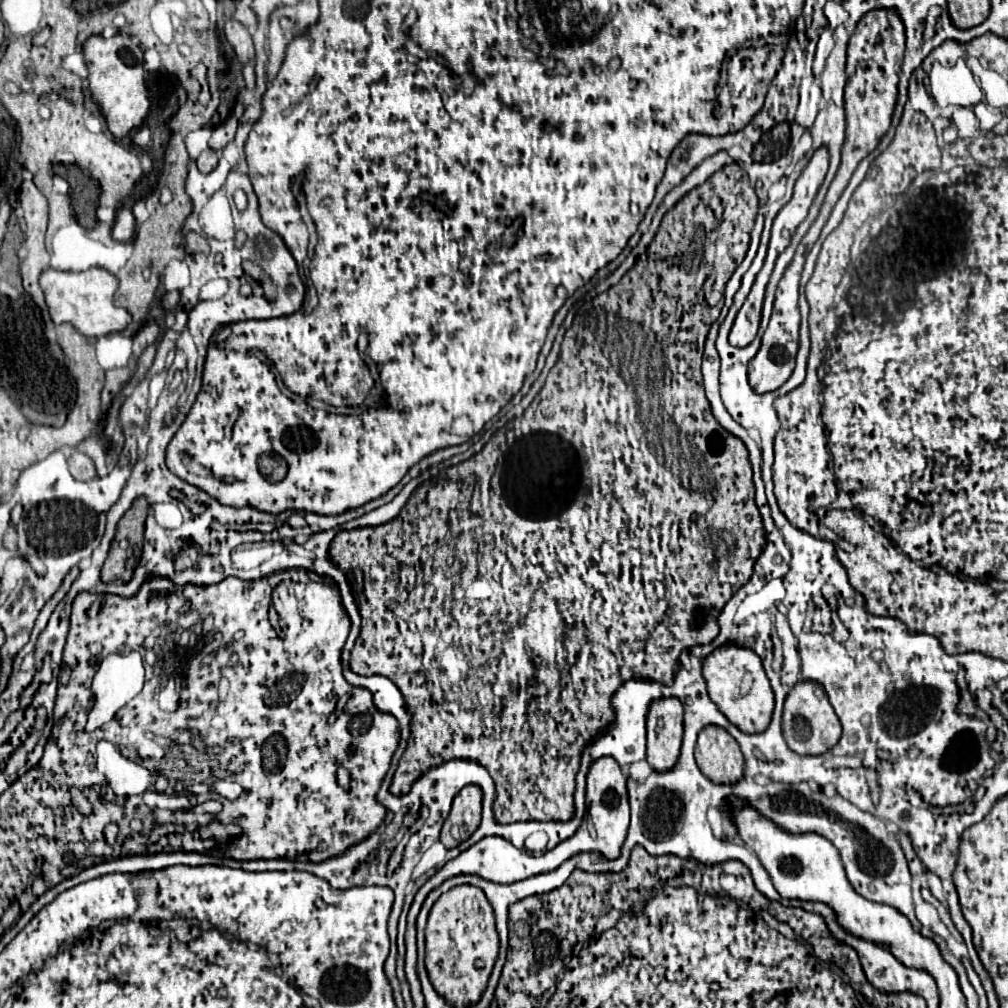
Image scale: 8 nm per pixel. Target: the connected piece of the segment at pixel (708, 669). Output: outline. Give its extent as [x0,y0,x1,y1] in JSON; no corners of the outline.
[703,643,775,733]

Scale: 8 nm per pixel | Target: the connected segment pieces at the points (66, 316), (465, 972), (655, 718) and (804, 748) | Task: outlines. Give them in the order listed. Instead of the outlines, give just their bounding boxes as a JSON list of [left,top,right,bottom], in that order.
[[39,267,131,337],[425,885,499,1007],[647,697,683,771],[783,681,841,755]]

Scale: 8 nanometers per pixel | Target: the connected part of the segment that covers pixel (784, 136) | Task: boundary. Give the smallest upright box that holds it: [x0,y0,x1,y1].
[751,121,791,163]

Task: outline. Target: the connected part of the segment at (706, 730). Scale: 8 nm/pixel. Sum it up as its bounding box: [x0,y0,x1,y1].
[695,725,743,783]

